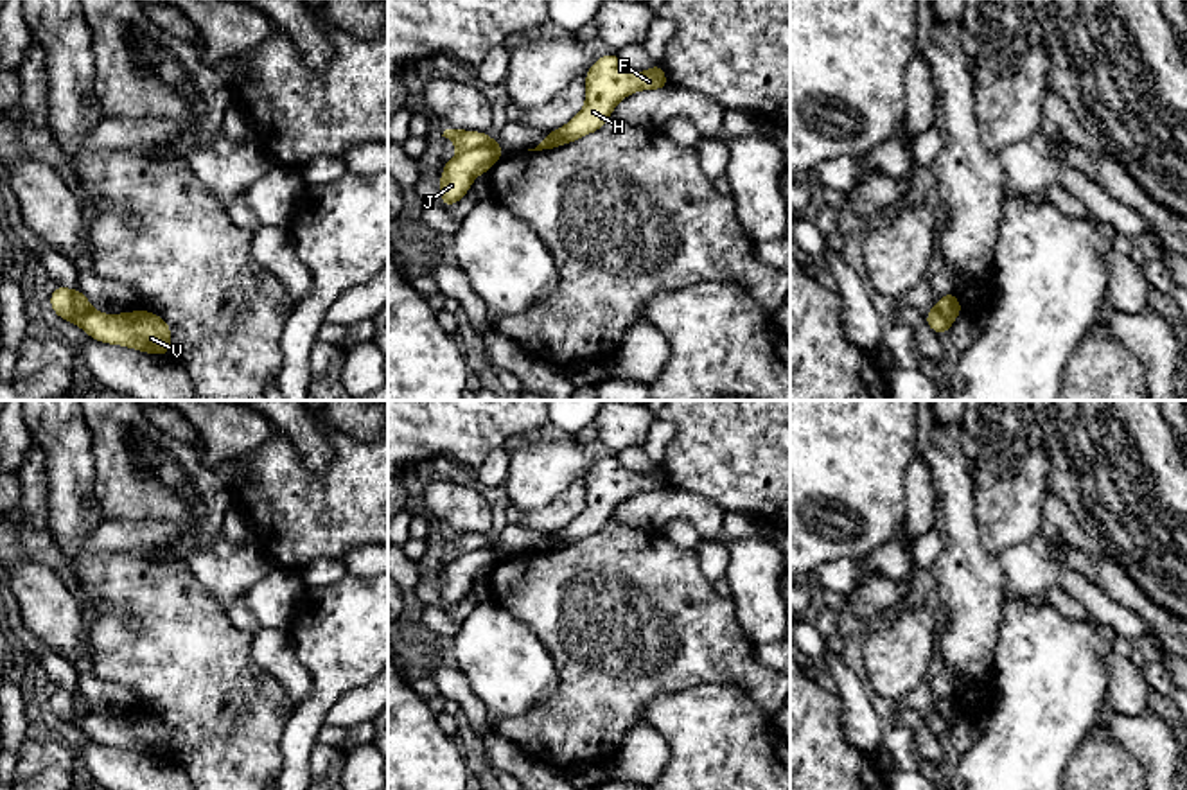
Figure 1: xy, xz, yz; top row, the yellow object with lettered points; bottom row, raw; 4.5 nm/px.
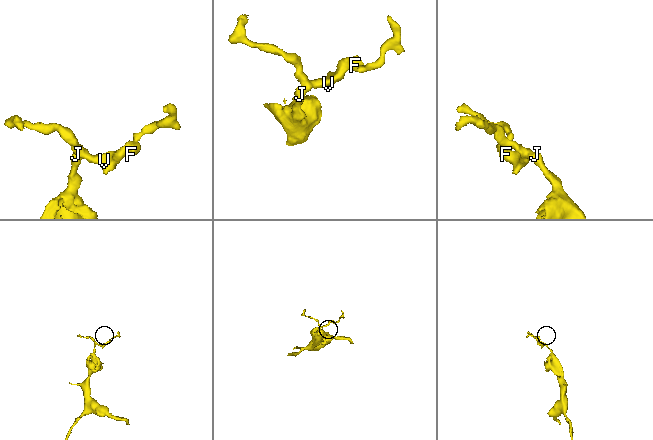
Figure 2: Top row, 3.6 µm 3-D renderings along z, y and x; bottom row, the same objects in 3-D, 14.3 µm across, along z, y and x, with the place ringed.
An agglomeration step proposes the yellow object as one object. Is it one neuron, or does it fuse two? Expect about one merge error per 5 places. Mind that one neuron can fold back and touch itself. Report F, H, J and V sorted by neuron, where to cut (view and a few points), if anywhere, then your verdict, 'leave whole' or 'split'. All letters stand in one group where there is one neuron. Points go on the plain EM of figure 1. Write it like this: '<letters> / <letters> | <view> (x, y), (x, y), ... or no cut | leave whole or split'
F H V / J | xz (458, 553), (491, 550), (500, 559) | split

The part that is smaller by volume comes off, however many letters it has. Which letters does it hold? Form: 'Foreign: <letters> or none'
Foreign: F, H, V

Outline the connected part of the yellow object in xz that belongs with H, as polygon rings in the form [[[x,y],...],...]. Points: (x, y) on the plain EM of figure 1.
[[[616,456],[602,458],[585,476],[585,506],[566,528],[550,533],[535,551],[553,551],[571,546],[603,530],[616,506],[641,492],[666,490],[668,481],[661,467],[648,474],[630,472]]]

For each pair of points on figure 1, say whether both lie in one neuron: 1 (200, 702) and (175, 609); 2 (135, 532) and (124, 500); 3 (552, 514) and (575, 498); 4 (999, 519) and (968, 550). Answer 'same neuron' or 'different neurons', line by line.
1: same neuron
2: different neurons
3: same neuron
4: different neurons

